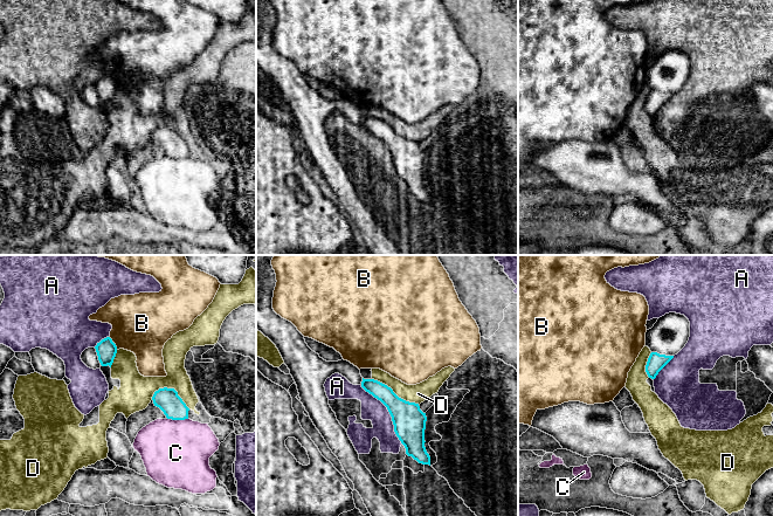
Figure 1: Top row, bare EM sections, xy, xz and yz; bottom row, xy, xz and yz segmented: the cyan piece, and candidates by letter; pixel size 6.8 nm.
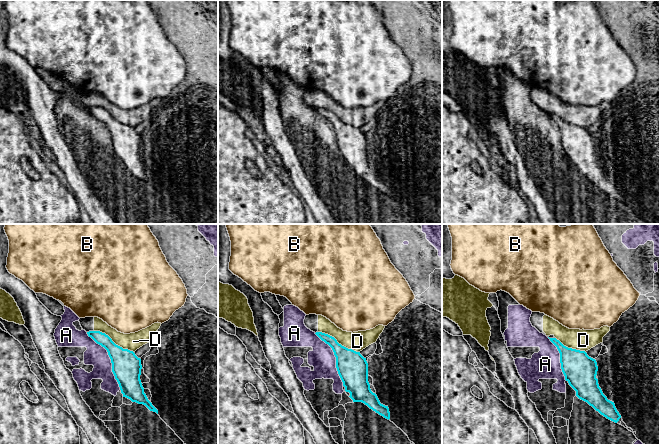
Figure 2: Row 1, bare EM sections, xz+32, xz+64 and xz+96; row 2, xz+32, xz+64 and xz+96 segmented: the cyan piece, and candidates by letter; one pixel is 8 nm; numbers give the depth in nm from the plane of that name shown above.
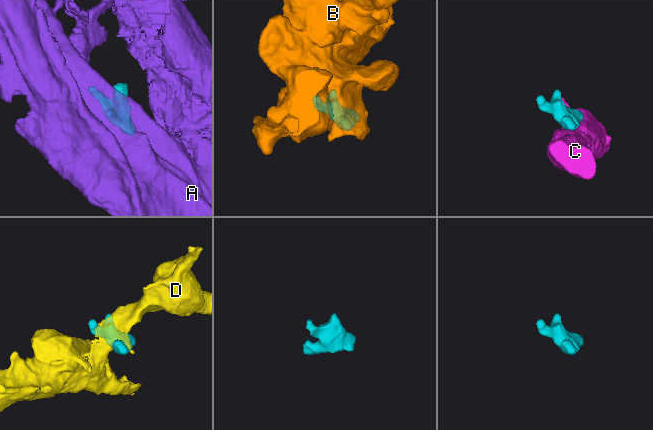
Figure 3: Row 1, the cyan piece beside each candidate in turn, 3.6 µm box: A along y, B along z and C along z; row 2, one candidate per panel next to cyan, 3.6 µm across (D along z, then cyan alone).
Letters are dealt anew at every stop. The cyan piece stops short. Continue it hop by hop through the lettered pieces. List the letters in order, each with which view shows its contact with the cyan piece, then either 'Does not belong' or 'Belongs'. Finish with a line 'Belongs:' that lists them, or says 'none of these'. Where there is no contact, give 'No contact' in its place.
A: Touches cyan in xz. Does not belong
B: Touches cyan in xy. Does not belong
C: Touches cyan in xy. Does not belong
D: Touches cyan in xz. Does not belong
Belongs: none of these

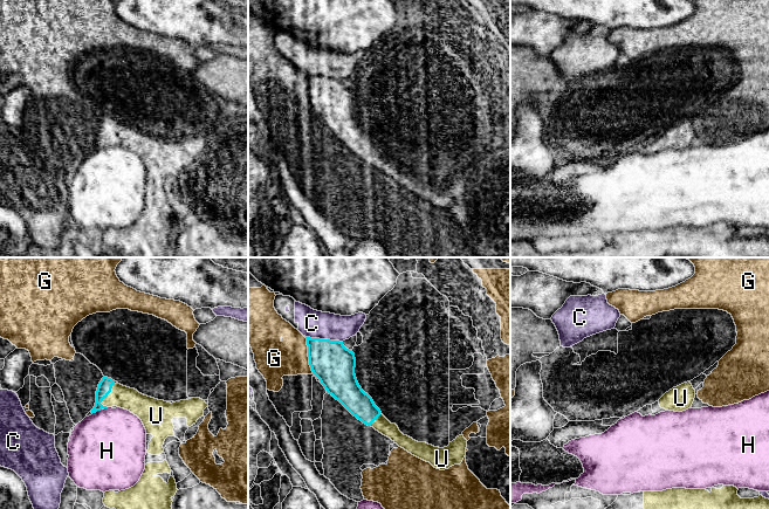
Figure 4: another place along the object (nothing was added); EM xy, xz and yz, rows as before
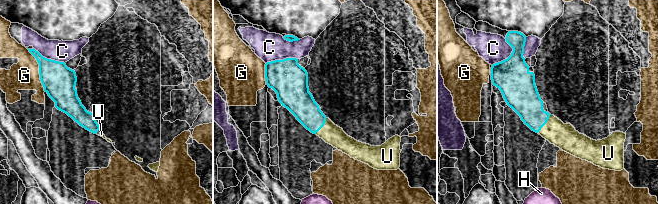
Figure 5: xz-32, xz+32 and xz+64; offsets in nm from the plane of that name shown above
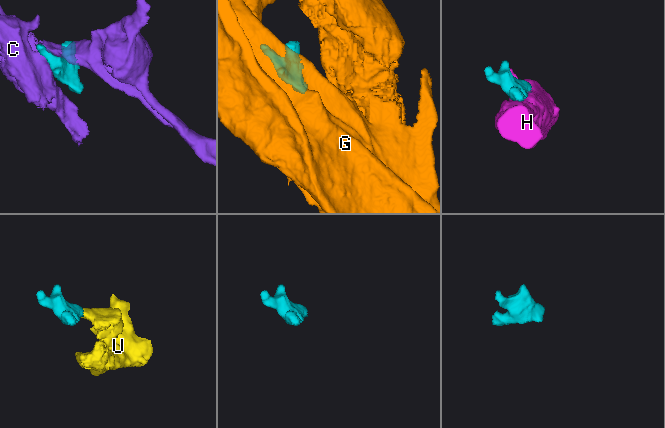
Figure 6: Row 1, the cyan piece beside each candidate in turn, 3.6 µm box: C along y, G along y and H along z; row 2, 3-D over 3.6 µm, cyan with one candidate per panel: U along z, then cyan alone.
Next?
C: Touches cyan in xz. Does not belong
G: Touches cyan in xz. Does not belong
H: Touches cyan in xy. Does not belong
U: Touches cyan in xy. Belongs
Belongs: U

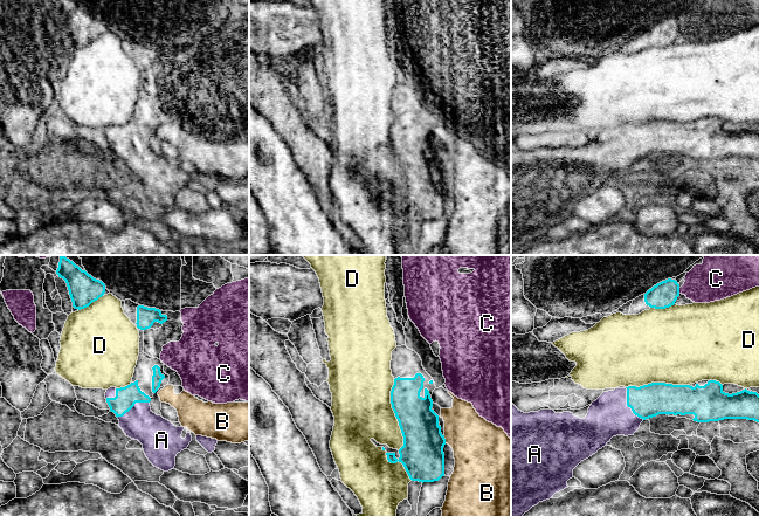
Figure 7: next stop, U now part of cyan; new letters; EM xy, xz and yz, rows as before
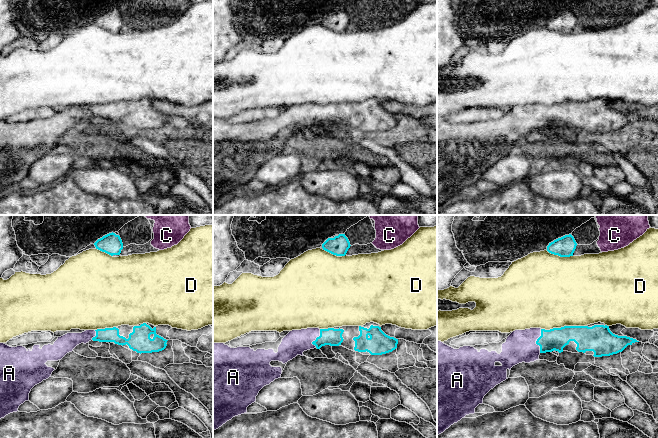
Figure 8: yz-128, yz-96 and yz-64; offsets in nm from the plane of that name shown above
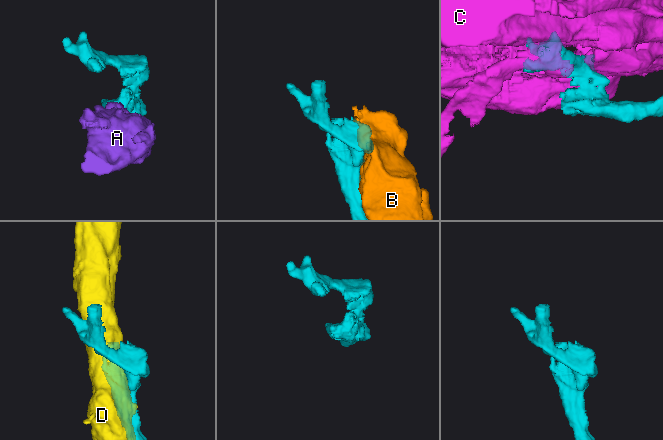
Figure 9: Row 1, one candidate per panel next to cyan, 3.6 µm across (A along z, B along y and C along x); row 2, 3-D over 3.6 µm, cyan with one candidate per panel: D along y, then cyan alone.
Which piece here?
A: Touches cyan in yz. Belongs
B: Touches cyan in xz. Does not belong
C: Touches cyan in yz. Does not belong
D: Touches cyan in xz. Does not belong
Belongs: A

